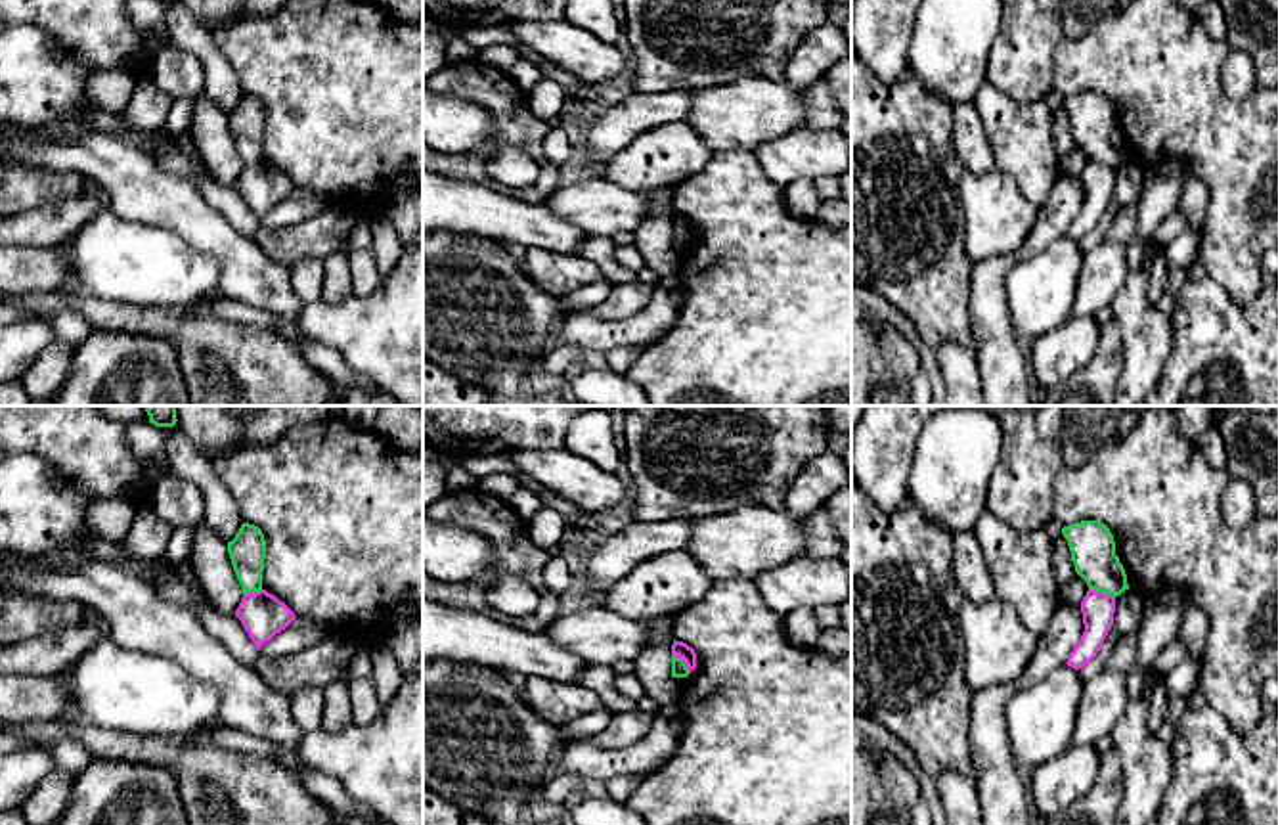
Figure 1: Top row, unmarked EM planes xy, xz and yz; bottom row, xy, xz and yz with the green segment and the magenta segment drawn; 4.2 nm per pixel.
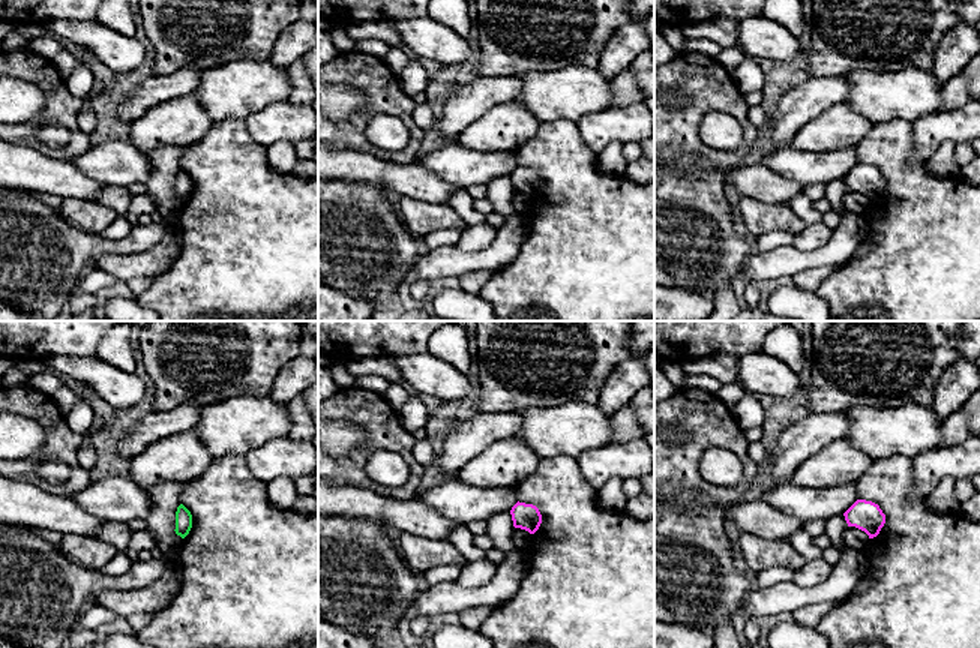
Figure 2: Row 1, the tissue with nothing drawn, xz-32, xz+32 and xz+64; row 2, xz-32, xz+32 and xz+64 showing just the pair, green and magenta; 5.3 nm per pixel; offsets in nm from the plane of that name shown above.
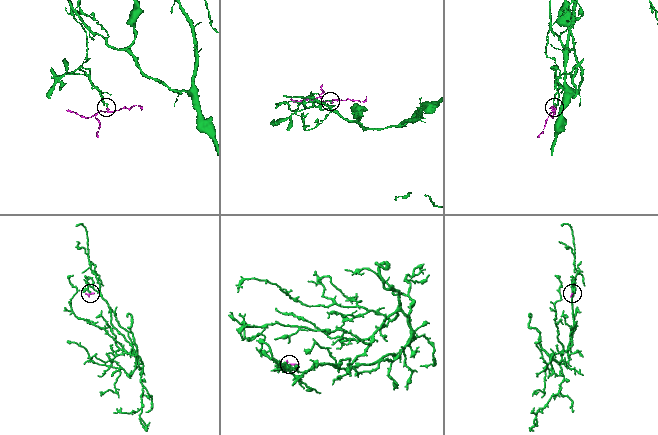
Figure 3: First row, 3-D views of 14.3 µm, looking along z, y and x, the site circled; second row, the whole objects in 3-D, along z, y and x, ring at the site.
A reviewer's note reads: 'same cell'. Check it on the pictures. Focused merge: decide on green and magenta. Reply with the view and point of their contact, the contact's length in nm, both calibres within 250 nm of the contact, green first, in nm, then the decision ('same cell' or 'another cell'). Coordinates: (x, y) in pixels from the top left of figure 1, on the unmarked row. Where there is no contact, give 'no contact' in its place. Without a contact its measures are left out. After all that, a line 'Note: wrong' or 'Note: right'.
yz (1102, 161) | 120 nm | 190/140 nm | another cell
Note: wrong

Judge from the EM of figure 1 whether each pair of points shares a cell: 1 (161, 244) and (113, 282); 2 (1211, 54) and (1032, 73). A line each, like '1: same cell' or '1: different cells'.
1: same cell
2: different cells

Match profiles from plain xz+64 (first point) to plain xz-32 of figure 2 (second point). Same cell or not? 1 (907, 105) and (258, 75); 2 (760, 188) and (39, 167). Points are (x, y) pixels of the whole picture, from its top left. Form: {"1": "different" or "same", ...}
{"1": "same", "2": "same"}

